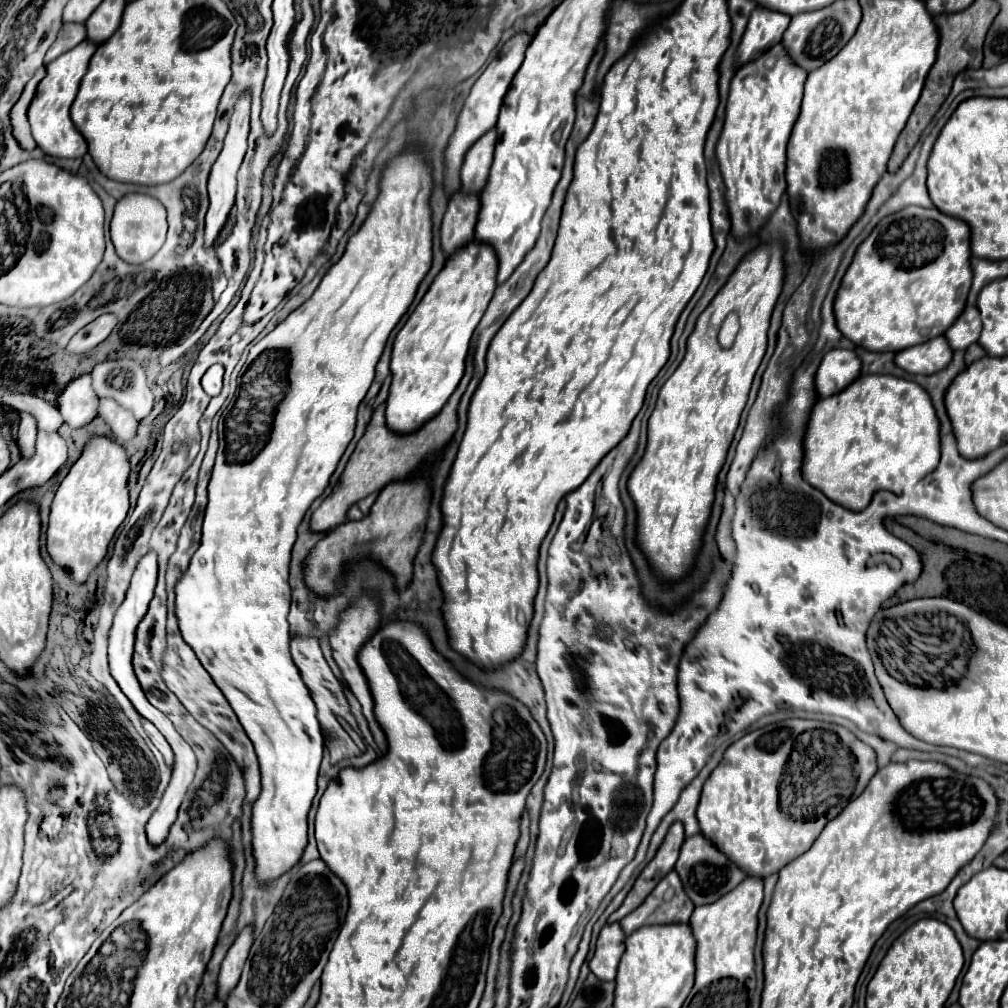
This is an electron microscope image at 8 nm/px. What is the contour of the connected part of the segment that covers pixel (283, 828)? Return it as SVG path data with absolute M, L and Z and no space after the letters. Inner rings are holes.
M415 141L407 143L405 149L399 155L395 155L393 159L389 159L389 163L385 165L385 169L381 173L381 181L379 181L379 195L377 195L367 219L363 221L361 229L349 239L343 257L325 273L325 277L321 279L315 293L301 307L297 307L293 313L289 313L271 333L267 333L263 337L263 341L259 341L251 349L245 365L241 367L239 379L237 379L239 391L233 399L233 403L229 405L229 409L225 411L225 417L221 417L221 421L219 421L219 451L217 451L213 475L211 475L211 481L209 481L209 505L207 505L207 511L205 511L201 547L195 551L195 555L189 563L189 569L175 583L175 615L177 615L177 623L179 623L179 631L183 635L183 641L195 651L201 665L207 669L207 673L213 677L215 685L221 689L221 693L225 695L225 699L233 707L235 715L239 717L239 723L243 725L245 733L253 741L259 763L261 763L263 791L253 805L253 819L251 819L251 825L253 825L253 855L255 855L255 863L257 863L255 873L257 873L257 879L261 883L267 883L267 881L283 875L303 855L303 849L307 845L307 813L309 813L311 801L317 793L317 773L319 773L319 763L321 763L321 755L323 755L323 735L321 735L319 721L315 717L315 713L317 713L315 703L311 703L311 695L309 695L309 691L307 691L307 687L305 687L305 683L299 675L299 669L295 667L295 663L291 659L291 653L289 653L289 639L291 637L289 637L287 613L289 613L289 603L291 603L291 589L289 589L287 579L289 579L291 549L293 549L293 543L295 543L295 537L297 537L297 527L299 527L305 511L323 493L323 489L329 485L327 481L329 481L331 473L335 471L341 455L345 453L349 441L353 439L357 409L359 409L359 403L363 401L363 397L367 395L367 391L373 383L375 365L377 365L377 361L379 361L379 357L385 349L387 337L393 331L393 327L399 323L399 319L405 315L409 305L413 303L413 297L417 293L419 283L423 281L427 271L431 269L431 261L433 261L433 221L431 221L431 215L433 215L433 211L431 211L429 199L431 199L433 187L435 187L435 183L433 183L433 175L431 175L431 165L427 161L423 145L415 143ZM267 349L279 349L279 351L287 353L287 359L289 359L289 369L287 369L289 391L285 393L285 397L283 397L283 387L287 387L287 383L283 383L283 359L279 359L279 355L275 355L275 351L267 351ZM265 633L275 635L277 641L263 641Z

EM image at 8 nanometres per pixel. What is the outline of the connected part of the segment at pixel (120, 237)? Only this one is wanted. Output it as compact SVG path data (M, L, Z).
M129 193L115 205L115 215L111 219L111 239L117 249L117 255L127 263L145 263L149 261L165 243L167 235L167 211L159 199L143 193Z

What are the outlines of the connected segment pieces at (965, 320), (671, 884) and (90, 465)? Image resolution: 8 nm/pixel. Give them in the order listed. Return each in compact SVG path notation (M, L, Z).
M967 305L963 309L963 315L959 315L959 321L953 323L945 331L945 337L953 349L967 349L969 345L973 345L979 339L979 333L981 333L979 309Z
M671 871L659 885L649 893L649 897L623 921L621 927L625 935L631 935L645 925L667 925L667 923L687 923L695 905L687 899L683 883L675 871Z
M95 435L83 447L81 457L71 465L61 481L49 517L47 549L51 557L69 571L75 583L85 583L89 573L107 555L107 545L129 511L129 471L131 463L121 443Z

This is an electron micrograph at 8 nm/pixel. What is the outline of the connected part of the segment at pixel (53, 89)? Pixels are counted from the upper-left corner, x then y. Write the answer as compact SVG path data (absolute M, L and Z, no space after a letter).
M83 41L77 47L73 47L71 51L63 53L61 57L57 57L55 61L51 61L47 65L47 75L45 79L39 83L37 87L37 95L29 107L29 123L31 123L31 131L33 131L33 139L37 141L37 145L47 153L47 155L55 155L55 157L83 157L87 153L87 141L85 137L75 129L71 117L69 117L69 107L77 95L79 83L83 79L83 75L87 73L89 67L89 59L95 53L97 43L91 41Z

